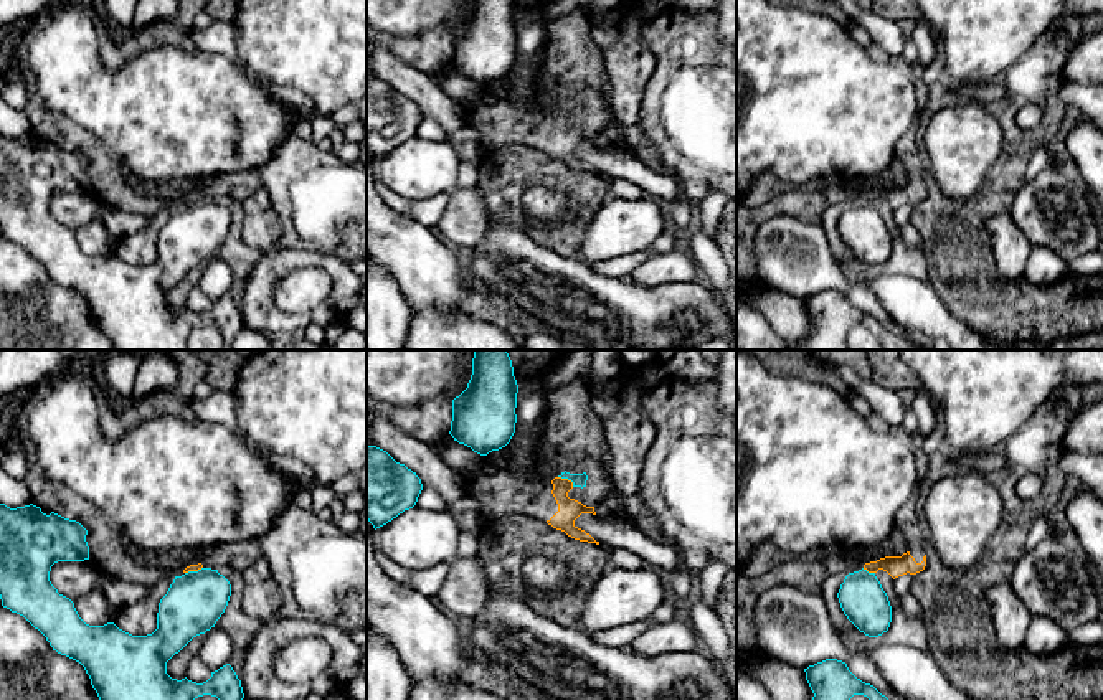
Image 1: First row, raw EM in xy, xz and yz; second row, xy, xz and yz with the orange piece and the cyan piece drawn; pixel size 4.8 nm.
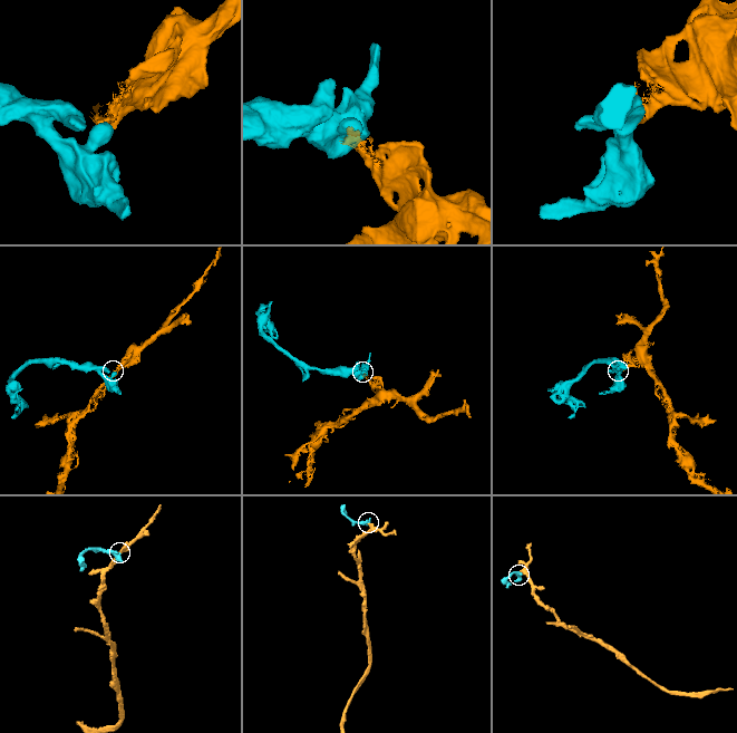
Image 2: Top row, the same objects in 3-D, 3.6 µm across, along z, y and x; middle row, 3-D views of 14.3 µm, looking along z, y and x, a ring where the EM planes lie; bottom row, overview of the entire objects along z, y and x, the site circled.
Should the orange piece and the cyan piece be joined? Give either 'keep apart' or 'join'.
keep apart

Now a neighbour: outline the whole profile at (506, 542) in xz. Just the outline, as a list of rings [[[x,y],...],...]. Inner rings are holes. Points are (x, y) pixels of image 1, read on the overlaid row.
[[[523,513],[484,522],[477,555],[485,565],[490,589],[523,598],[537,612],[573,629],[581,629],[586,596],[609,568],[608,548],[575,540]],[[533,555],[560,558],[565,563],[568,578],[561,589],[543,594],[527,589],[520,566]]]

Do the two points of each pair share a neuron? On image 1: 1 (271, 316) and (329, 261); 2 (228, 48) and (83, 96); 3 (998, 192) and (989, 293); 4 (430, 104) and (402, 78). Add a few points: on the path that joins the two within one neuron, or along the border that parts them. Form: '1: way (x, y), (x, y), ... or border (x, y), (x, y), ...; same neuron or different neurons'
1: way (265, 291), (265, 283), (284, 263), (304, 261); same neuron
2: border (198, 48), (208, 53), (220, 53), (248, 73); different neurons
3: way (975, 217), (975, 268); same neuron
4: way (423, 98), (408, 83); same neuron

